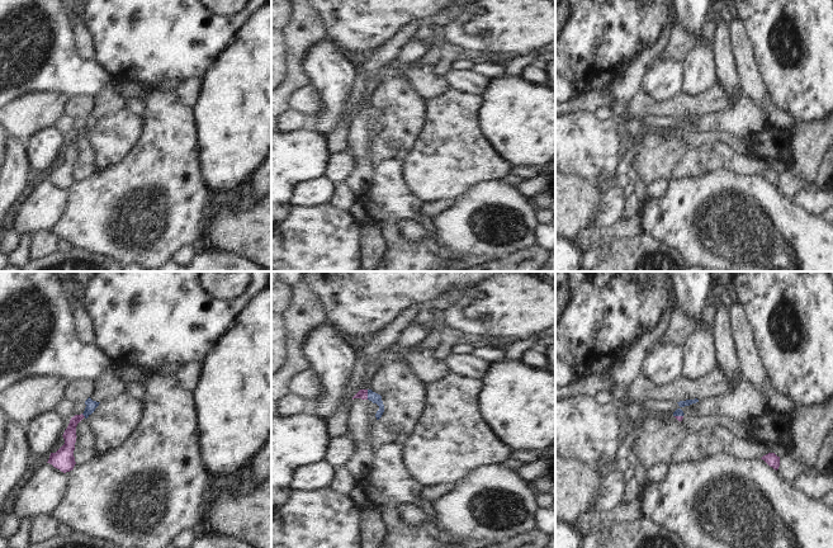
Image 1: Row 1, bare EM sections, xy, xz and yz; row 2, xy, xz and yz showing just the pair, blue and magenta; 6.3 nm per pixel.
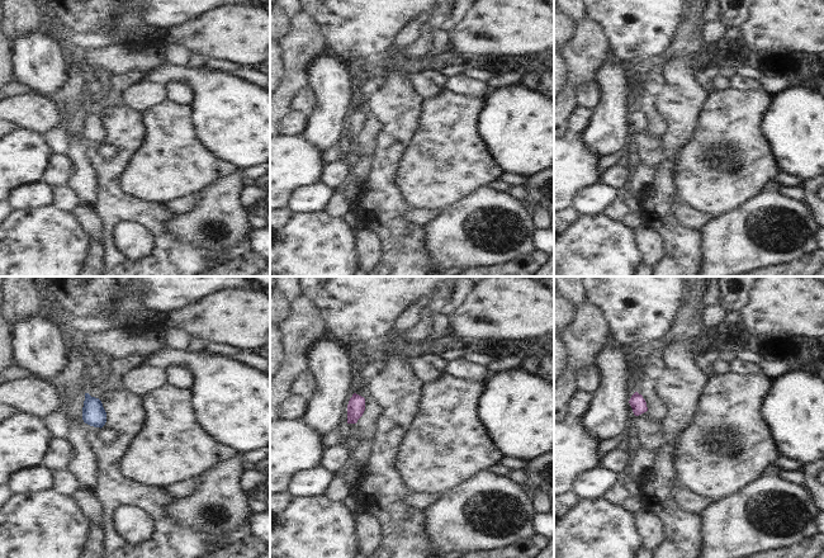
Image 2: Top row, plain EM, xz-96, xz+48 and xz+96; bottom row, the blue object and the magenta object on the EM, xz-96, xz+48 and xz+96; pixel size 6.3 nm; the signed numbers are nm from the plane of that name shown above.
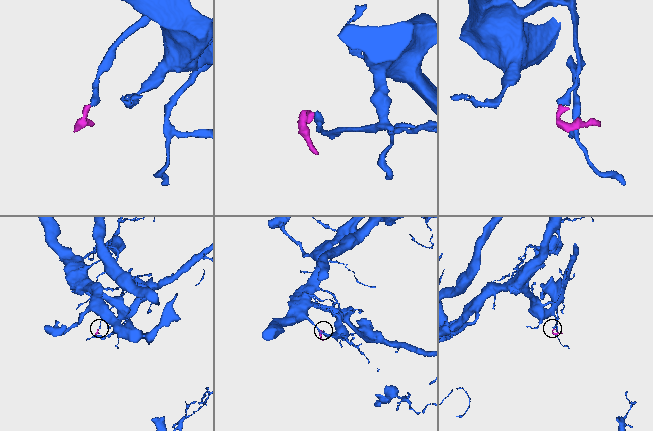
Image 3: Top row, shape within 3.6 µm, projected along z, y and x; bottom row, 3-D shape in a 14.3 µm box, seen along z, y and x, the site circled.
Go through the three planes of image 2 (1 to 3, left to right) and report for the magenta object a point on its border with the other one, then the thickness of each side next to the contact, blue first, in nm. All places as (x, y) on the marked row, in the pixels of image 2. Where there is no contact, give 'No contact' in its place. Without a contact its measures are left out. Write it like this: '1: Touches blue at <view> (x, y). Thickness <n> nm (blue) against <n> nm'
1: No contact
2: No contact
3: No contact.

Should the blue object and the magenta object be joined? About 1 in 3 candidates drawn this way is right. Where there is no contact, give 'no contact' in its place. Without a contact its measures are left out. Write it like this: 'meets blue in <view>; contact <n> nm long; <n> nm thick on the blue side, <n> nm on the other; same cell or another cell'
meets blue in xz; contact 60 nm long; 70 nm thick on the blue side, 60 nm on the other; same cell

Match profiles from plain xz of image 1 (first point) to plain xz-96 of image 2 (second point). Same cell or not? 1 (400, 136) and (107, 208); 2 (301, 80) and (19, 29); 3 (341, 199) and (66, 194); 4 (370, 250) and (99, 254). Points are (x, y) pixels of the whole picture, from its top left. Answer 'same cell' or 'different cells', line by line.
1: same cell
2: same cell
3: same cell
4: same cell

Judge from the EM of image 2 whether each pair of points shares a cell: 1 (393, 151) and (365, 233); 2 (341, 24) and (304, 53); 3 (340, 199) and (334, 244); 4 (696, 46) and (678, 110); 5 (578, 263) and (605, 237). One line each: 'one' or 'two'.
1: two
2: two
3: two
4: one
5: one

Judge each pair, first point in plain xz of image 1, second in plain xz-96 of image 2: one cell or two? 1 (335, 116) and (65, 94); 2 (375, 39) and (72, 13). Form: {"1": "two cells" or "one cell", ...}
{"1": "two cells", "2": "one cell"}

